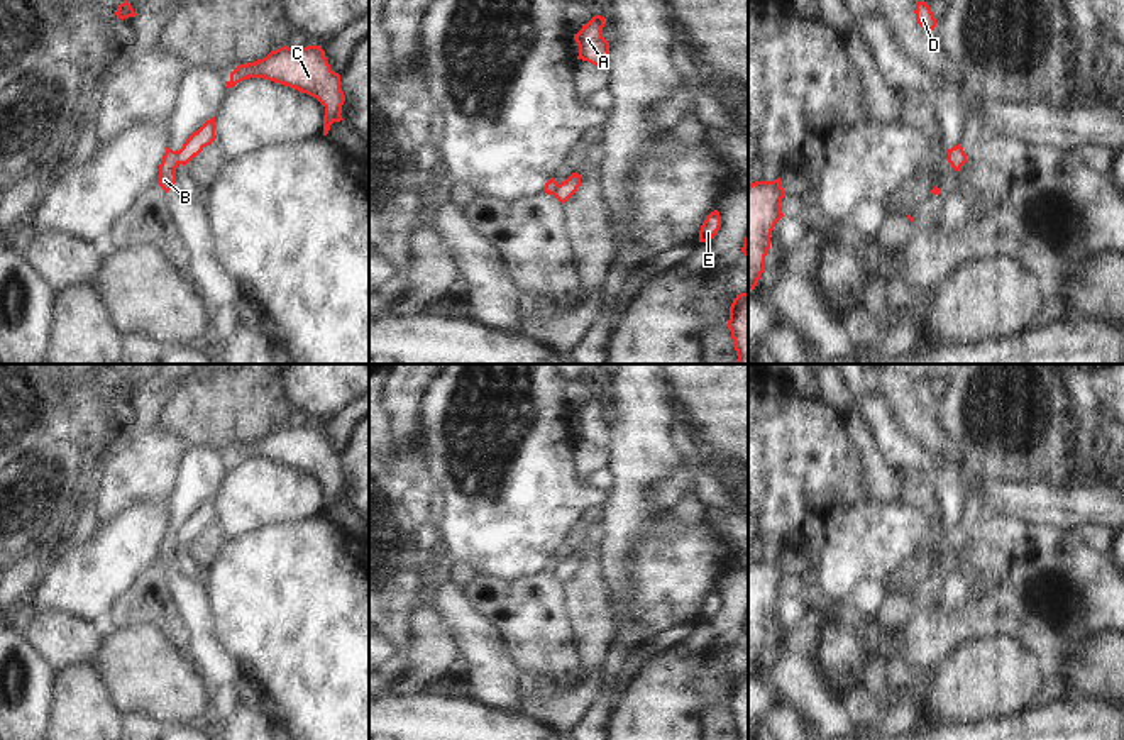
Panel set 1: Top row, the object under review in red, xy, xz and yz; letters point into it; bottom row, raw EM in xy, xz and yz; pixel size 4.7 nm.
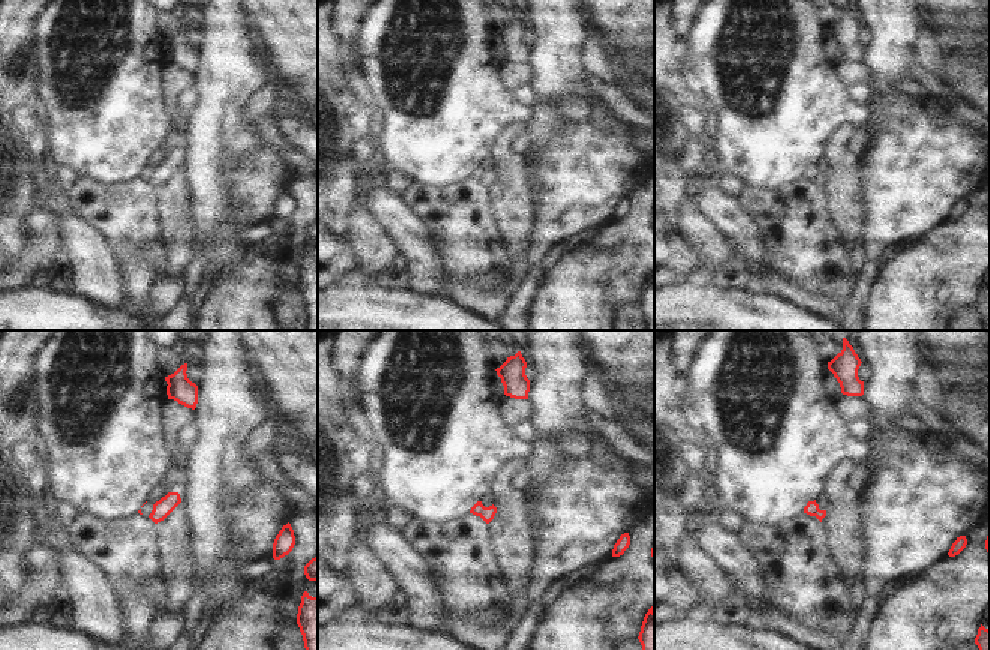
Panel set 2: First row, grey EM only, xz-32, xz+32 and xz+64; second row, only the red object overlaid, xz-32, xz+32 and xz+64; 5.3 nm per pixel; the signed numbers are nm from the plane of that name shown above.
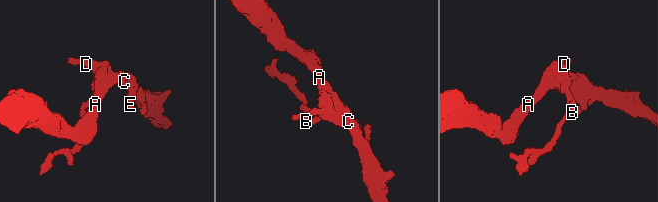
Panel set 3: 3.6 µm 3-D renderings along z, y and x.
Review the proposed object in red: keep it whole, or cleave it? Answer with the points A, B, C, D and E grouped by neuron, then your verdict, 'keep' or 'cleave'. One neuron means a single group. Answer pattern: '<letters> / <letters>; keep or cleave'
A C D E / B; cleave

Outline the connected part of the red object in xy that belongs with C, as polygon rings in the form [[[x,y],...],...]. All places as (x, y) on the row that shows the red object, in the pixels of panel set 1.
[[[310,44],[303,49],[283,46],[262,59],[239,64],[225,85],[230,90],[249,78],[264,78],[317,98],[325,107],[323,135],[333,122],[344,120],[340,113],[345,95],[340,75],[330,69],[322,46]]]

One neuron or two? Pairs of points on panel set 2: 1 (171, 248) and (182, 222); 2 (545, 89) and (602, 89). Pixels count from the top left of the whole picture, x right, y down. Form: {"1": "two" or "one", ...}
{"1": "one", "2": "two"}

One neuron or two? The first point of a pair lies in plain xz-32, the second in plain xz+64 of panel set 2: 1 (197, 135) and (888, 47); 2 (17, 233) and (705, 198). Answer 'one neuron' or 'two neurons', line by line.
1: one neuron
2: two neurons

